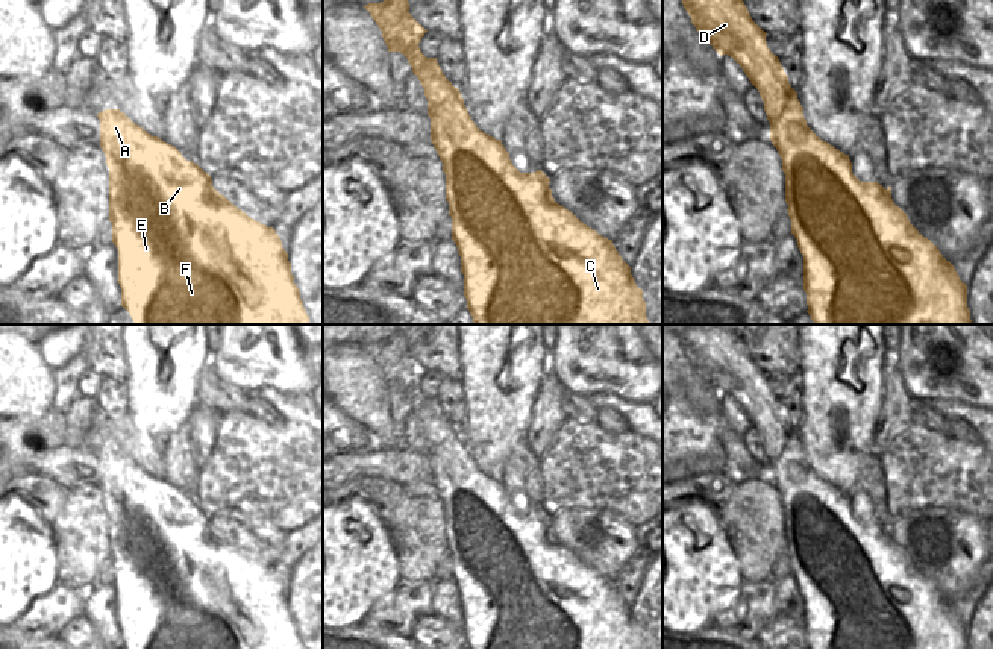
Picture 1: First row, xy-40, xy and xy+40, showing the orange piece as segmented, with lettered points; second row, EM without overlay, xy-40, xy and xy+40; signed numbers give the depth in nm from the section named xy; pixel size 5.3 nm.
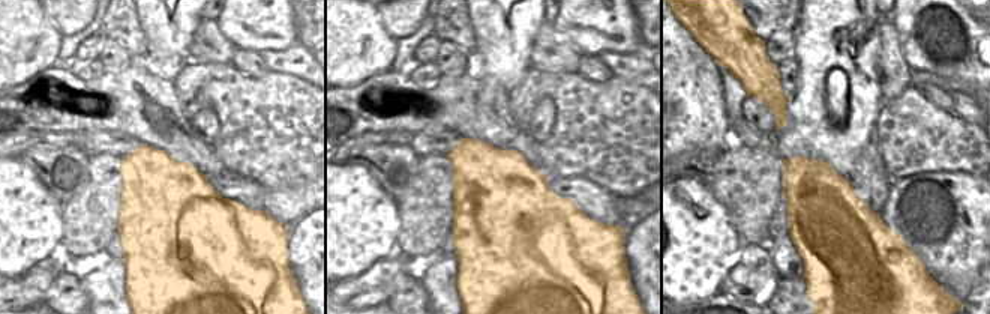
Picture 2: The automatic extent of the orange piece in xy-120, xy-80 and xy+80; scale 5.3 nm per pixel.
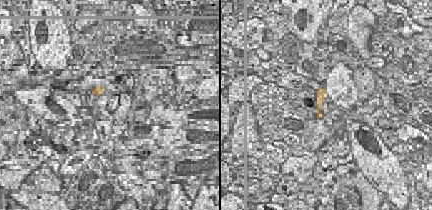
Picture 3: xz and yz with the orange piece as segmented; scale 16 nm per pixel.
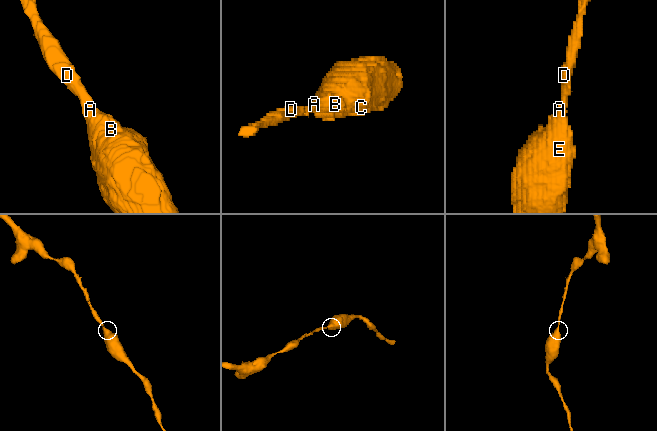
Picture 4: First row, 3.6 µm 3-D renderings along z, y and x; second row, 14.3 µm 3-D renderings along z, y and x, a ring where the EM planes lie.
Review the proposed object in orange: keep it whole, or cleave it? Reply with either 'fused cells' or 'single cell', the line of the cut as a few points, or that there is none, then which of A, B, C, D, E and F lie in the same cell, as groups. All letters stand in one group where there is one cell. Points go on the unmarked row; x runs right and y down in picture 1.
single cell; cut none; groups A B C D E F

